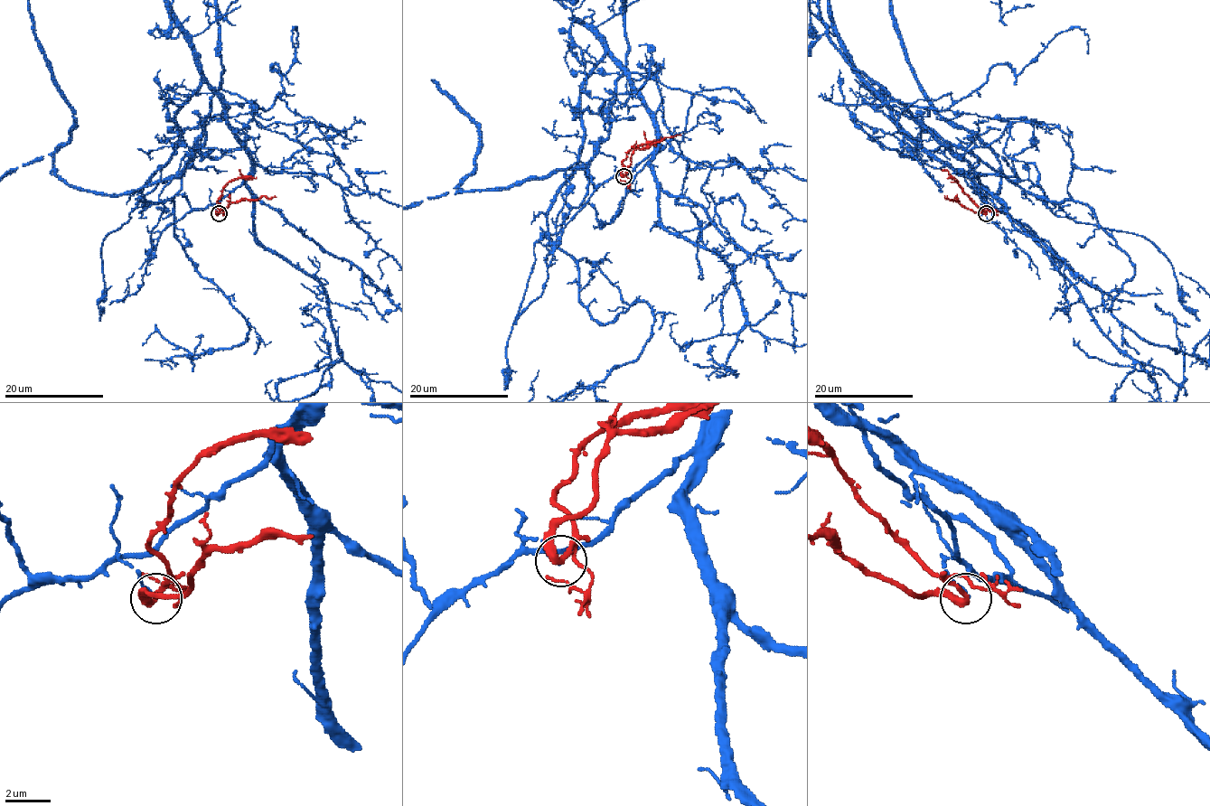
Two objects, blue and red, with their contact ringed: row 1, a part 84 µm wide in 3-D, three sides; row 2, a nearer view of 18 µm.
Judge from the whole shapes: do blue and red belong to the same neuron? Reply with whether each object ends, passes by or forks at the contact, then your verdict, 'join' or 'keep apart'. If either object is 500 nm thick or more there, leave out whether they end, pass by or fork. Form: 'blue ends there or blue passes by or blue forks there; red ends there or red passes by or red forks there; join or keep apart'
blue ends there; red passes by; keep apart

